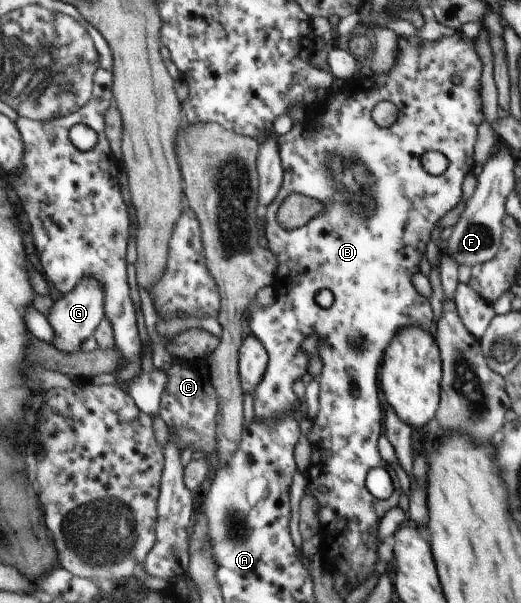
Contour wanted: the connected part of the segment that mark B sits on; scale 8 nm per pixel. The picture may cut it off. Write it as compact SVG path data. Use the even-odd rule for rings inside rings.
M457 30L451 36L442 36L441 39L436 41L422 40L422 38L413 35L400 36L397 38L396 44L398 44L398 52L396 52L396 58L394 58L392 68L390 68L386 74L376 74L372 72L368 77L360 76L348 81L343 81L343 84L338 86L336 90L334 88L329 90L328 94L326 94L326 100L315 105L315 108L309 112L303 124L301 122L292 123L291 129L288 130L288 132L276 137L279 160L283 167L283 180L278 194L272 199L272 202L268 204L265 215L263 216L265 243L268 244L268 248L271 249L271 252L275 253L279 267L274 277L273 286L275 297L274 302L264 308L262 308L262 306L256 306L254 301L252 301L246 307L245 319L251 334L254 334L254 336L260 340L260 344L263 344L264 350L266 350L268 356L264 374L260 382L256 384L256 388L254 388L254 422L262 422L262 420L268 420L269 418L274 420L274 418L284 416L284 412L290 412L290 402L292 402L292 400L288 400L288 384L292 384L292 382L296 380L296 344L300 344L308 334L318 334L318 342L320 342L320 356L318 357L318 361L321 362L322 368L319 376L318 412L316 412L316 416L311 419L312 425L310 426L309 432L306 434L312 451L310 452L311 467L309 467L308 472L305 473L305 480L307 481L305 490L308 490L308 492L316 498L316 504L318 504L318 508L316 508L318 522L320 522L318 532L320 532L322 538L324 538L324 548L321 550L321 556L323 557L325 565L322 566L322 568L325 569L324 572L328 573L334 571L340 572L340 574L344 576L345 584L353 587L362 584L368 576L376 576L376 578L379 578L379 576L382 576L382 574L386 572L386 562L376 556L376 548L378 548L378 545L381 543L380 540L376 538L376 532L381 517L389 509L396 507L398 497L401 493L398 478L396 478L394 470L392 470L392 467L386 464L386 462L382 462L382 458L378 456L378 450L376 450L376 438L380 436L380 418L382 418L382 410L380 410L380 404L378 404L376 366L380 364L380 360L383 360L382 354L387 350L388 344L391 344L392 336L396 335L398 328L408 328L408 326L416 326L416 328L422 328L422 330L428 330L428 328L434 330L436 328L436 312L432 312L432 300L428 300L428 296L421 296L420 292L416 292L416 284L412 284L412 275L420 273L420 261L426 259L425 252L428 252L428 244L434 242L432 240L432 232L436 232L436 227L440 227L438 226L440 220L443 219L443 216L446 215L451 208L456 207L462 202L464 198L463 179L466 178L467 174L471 172L473 168L472 156L474 144L476 144L476 130L478 130L478 126L480 126L483 119L479 94L482 64L480 64L480 56L476 54L476 48L474 48L474 42L472 42L472 40L463 37L461 32ZM454 76L460 78L460 84L452 84L452 78L454 78ZM381 100L389 100L397 108L397 117L388 128L378 127L370 118L370 108ZM432 150L442 152L442 154L446 156L446 160L448 160L448 168L446 168L440 176L430 176L430 174L422 168L420 162L422 154ZM289 193L298 193L302 196L312 198L312 200L318 200L318 202L324 206L324 212L318 214L318 216L314 216L314 218L310 218L310 220L300 228L284 230L284 228L278 226L275 214L280 203ZM288 275L296 276L294 283L283 282L283 277ZM324 288L329 290L333 296L331 305L325 309L318 306L314 300L316 293ZM352 328L356 328L358 334L360 334L360 342L354 344L354 346L350 344L350 342L354 340ZM376 467L386 470L388 476L390 476L393 490L392 494L390 494L387 499L376 499L366 490L364 484L366 474L368 474L369 470Z

